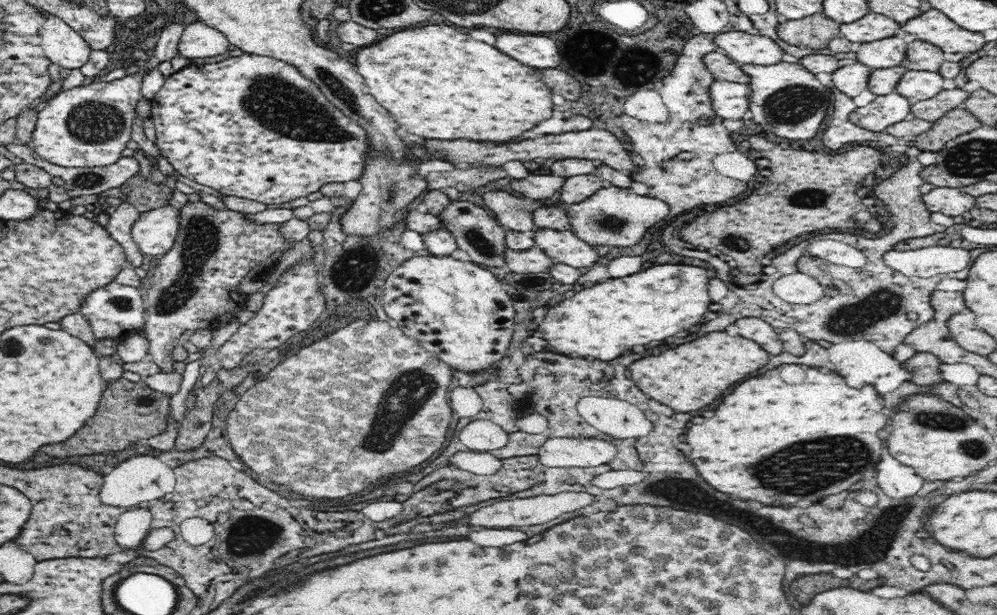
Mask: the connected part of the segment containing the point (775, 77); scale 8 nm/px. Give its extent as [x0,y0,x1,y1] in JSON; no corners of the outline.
[739,62,833,140]

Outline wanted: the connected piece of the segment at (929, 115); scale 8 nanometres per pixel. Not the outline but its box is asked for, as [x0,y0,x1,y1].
[911,88,969,122]

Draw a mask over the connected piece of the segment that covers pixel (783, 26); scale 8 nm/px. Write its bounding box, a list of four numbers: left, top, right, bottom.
[777,12,840,49]

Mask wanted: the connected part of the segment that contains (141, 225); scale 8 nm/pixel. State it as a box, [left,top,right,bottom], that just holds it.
[131,203,180,256]

